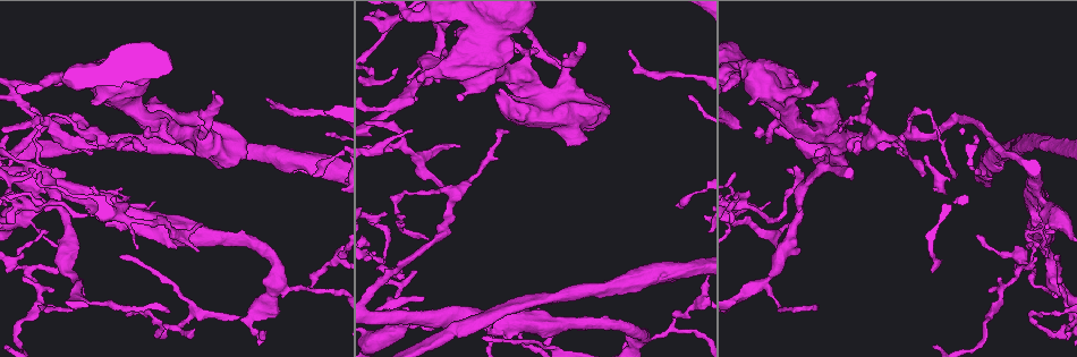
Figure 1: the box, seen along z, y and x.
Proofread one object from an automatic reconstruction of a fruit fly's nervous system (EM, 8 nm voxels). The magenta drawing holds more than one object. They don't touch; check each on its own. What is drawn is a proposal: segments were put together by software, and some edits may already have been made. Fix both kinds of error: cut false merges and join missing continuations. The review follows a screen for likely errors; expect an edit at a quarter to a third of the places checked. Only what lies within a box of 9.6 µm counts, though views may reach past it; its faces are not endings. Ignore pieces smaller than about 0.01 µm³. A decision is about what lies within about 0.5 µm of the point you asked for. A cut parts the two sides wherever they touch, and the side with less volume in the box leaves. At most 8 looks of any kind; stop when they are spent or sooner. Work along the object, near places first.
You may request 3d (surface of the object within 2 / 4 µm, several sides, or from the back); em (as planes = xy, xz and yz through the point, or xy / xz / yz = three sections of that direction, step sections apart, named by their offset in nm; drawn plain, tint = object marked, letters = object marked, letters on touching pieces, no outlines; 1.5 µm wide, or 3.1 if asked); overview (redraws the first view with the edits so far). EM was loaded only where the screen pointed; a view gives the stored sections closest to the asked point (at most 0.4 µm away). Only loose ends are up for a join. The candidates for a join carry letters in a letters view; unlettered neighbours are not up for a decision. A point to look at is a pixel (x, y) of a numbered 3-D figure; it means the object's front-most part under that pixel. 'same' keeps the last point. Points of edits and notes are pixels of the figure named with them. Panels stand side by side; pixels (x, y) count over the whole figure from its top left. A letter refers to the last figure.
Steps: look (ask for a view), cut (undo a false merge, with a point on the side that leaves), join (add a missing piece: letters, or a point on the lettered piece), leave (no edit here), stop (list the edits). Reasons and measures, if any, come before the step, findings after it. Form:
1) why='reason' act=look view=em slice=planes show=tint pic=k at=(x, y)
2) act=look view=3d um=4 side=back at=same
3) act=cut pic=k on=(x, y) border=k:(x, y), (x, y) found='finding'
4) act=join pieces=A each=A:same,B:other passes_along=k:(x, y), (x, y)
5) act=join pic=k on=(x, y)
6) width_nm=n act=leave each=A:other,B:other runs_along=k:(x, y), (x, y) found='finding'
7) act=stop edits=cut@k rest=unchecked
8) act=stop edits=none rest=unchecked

why='branch stops here' act=look view=3d um=2 pic=1 at=(143, 148)

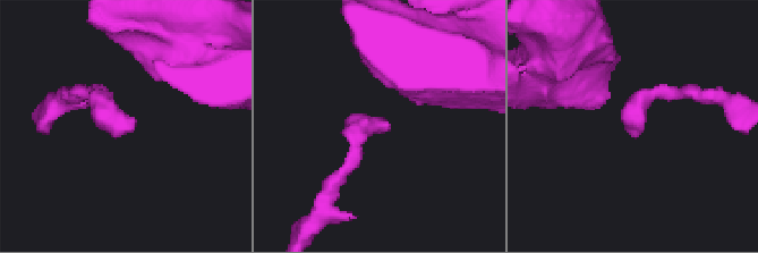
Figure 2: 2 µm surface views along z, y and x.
act=look view=em slice=planes show=tint pic=2 at=(384, 129)

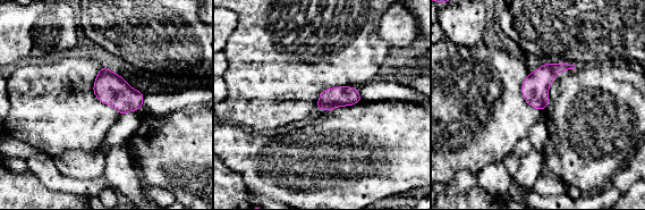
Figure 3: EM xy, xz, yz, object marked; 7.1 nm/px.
act=look view=em slice=planes show=letters at=same

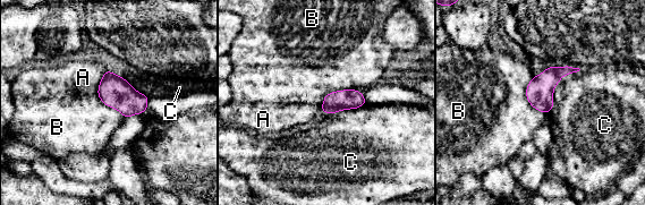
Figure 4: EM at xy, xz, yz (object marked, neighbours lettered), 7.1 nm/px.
act=leave each=A:other,B:other,C:other border=4:(580, 69), (557, 84), (551, 109) found='no lettered piece goes on from it'

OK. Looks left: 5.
why='branch stops here' act=look view=em slice=xz step=4 show=letters pic=1 at=(858, 134)

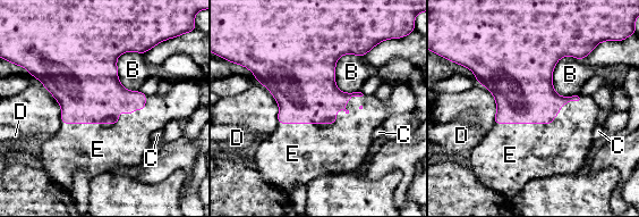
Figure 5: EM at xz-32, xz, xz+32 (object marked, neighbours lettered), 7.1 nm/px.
act=join pieces=E each=B:other,C:other,D:other,E:same passes_along=5:(525, 94), (545, 123), (525, 151) found='it goes on there'

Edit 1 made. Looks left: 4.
act=stop edits=join@5 rest=unchecked

